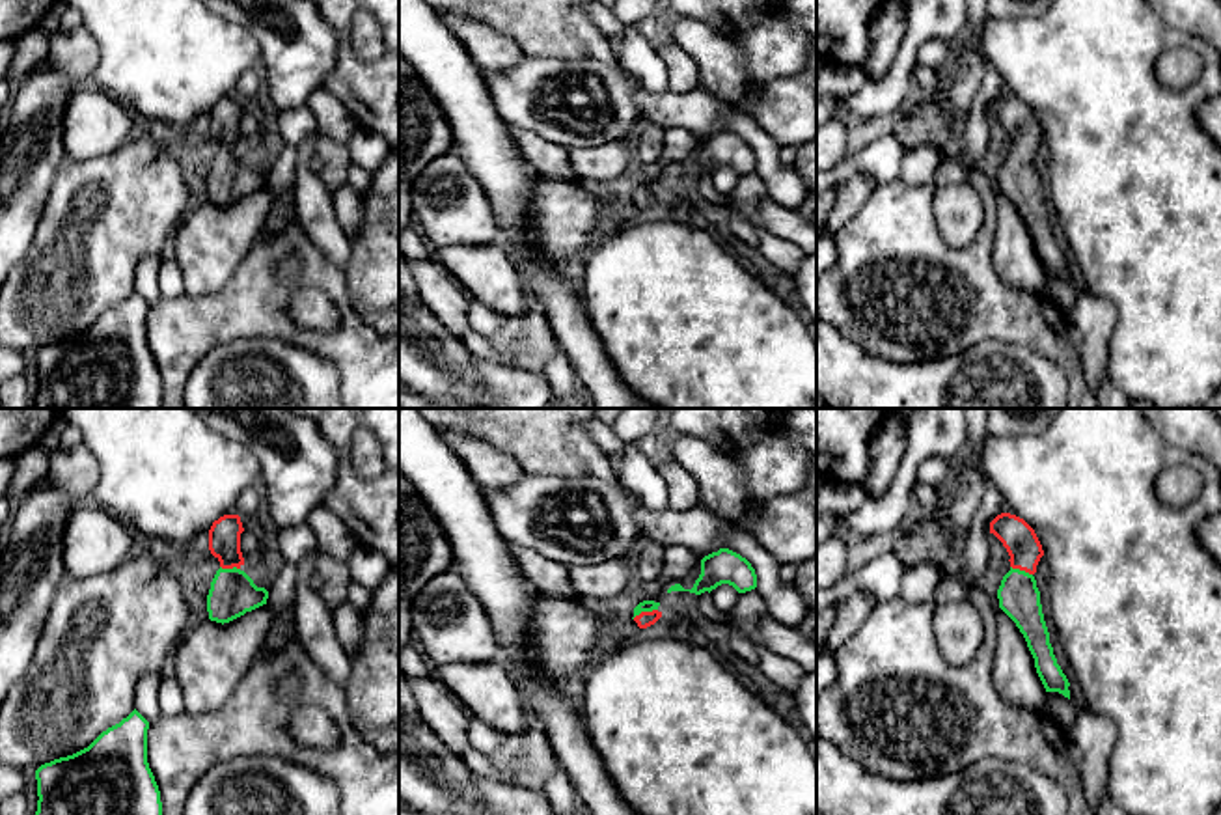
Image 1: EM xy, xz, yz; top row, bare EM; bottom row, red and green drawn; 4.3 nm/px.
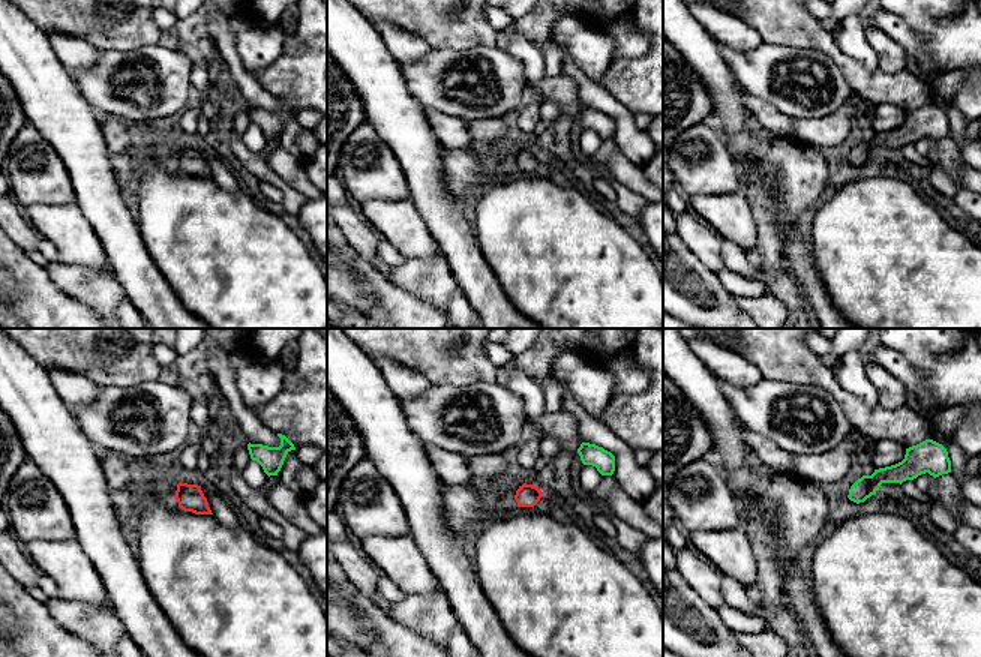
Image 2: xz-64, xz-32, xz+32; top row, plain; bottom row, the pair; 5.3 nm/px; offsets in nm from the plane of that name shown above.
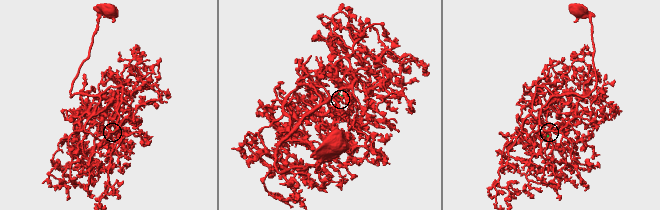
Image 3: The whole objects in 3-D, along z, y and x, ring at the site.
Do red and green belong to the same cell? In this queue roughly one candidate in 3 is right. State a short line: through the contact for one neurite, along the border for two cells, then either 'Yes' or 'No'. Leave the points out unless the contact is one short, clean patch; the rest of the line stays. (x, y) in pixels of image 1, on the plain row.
Line: xz (644, 202), (644, 194), (647, 187). Yes

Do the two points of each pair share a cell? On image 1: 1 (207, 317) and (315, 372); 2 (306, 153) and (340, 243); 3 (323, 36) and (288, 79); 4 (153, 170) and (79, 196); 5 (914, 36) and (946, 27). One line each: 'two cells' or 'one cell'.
1: two cells
2: one cell
3: one cell
4: one cell
5: one cell

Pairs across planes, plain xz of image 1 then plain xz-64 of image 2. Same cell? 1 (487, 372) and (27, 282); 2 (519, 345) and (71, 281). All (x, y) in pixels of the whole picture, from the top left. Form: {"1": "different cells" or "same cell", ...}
{"1": "same cell", "2": "same cell"}

